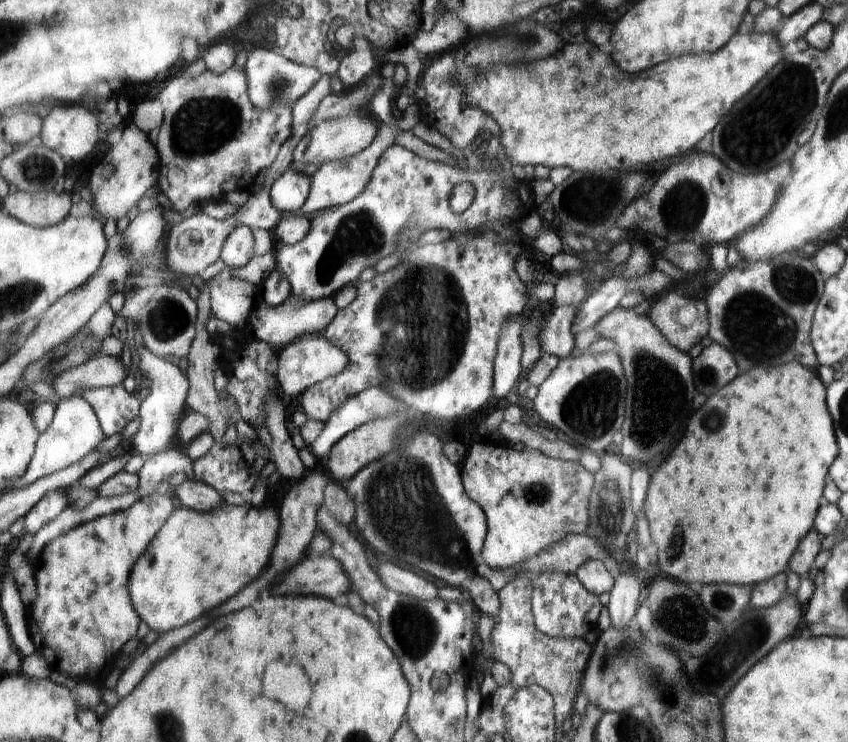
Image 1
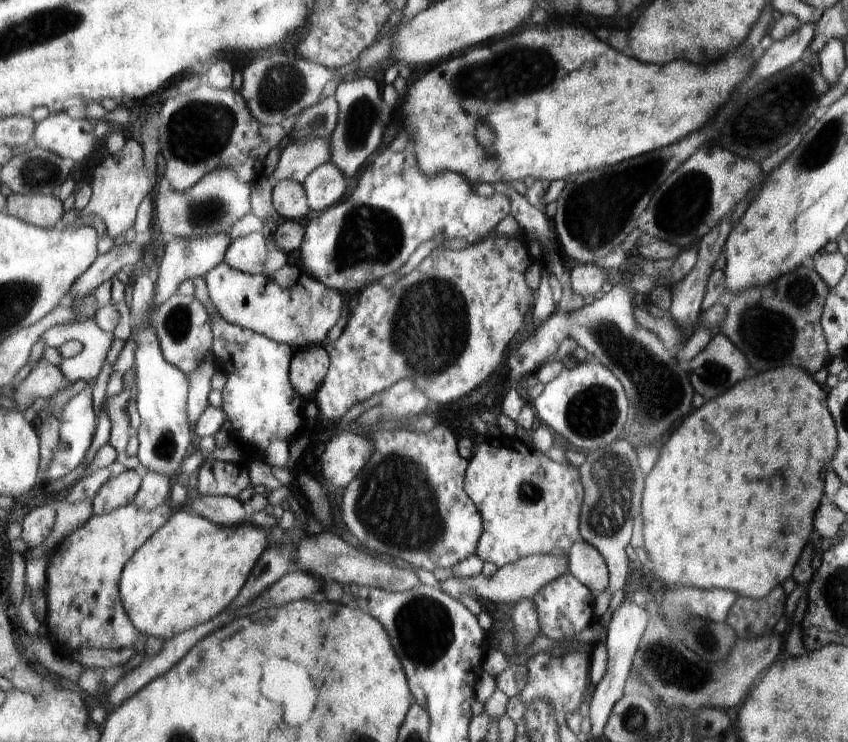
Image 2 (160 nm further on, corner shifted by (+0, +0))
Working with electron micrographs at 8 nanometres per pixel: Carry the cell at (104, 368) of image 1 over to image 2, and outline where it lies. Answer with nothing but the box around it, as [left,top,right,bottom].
[12,361,74,411]

